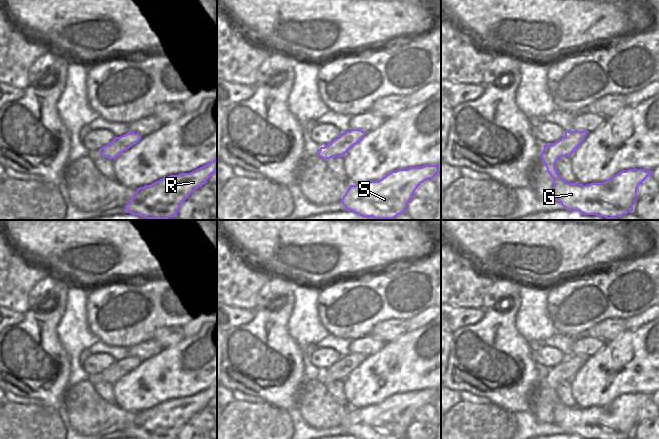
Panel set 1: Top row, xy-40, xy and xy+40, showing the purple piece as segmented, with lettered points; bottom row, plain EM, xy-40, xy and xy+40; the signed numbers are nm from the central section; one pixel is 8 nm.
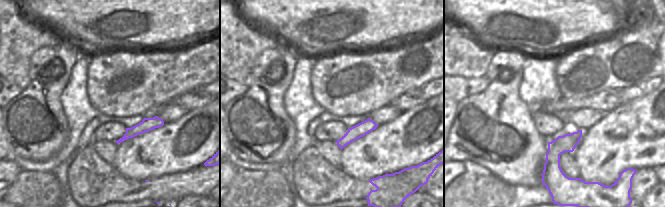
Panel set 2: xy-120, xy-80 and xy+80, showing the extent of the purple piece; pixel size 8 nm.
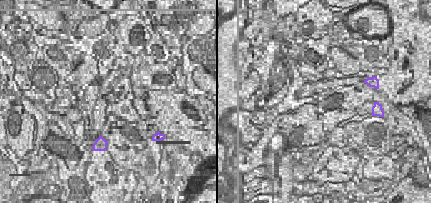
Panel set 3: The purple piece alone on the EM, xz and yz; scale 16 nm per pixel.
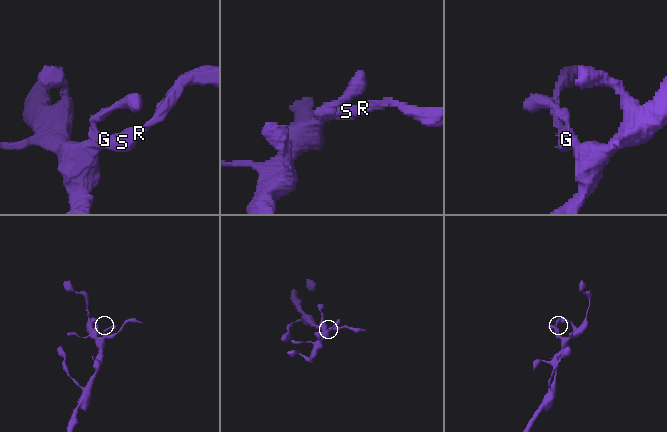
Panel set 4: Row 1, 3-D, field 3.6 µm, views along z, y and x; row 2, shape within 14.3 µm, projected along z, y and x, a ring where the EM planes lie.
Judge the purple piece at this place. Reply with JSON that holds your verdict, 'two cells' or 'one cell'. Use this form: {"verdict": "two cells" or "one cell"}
{"verdict": "one cell"}

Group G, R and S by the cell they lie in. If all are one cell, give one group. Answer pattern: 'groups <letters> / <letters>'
groups G R S

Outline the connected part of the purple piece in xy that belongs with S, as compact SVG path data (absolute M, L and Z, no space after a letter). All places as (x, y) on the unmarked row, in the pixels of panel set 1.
M439 389L398 393L388 397L378 405L350 409L340 427L345 430L345 435L352 435L358 439L400 439L405 437L407 428L413 422L415 414L424 405L433 403L438 396Z

